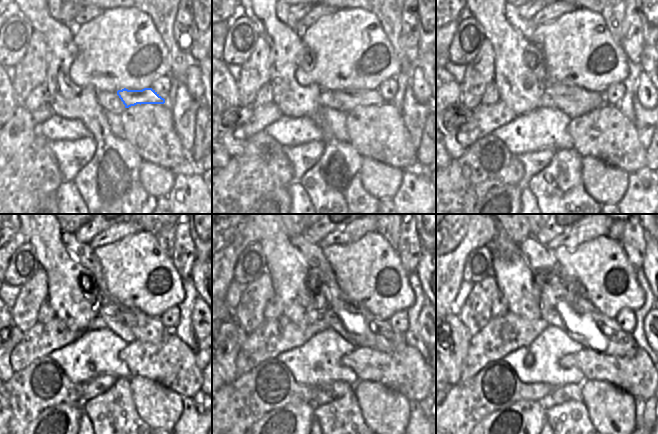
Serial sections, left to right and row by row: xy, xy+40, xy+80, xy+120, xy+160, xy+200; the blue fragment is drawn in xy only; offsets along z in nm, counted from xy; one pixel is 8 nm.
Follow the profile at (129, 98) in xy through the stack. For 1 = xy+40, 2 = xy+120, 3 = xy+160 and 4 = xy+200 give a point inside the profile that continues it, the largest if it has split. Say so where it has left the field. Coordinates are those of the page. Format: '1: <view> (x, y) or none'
1: xy+40 (353, 97)
2: xy+120 (109, 312)
3: xy+160 (330, 316)
4: xy+200 (552, 316)

